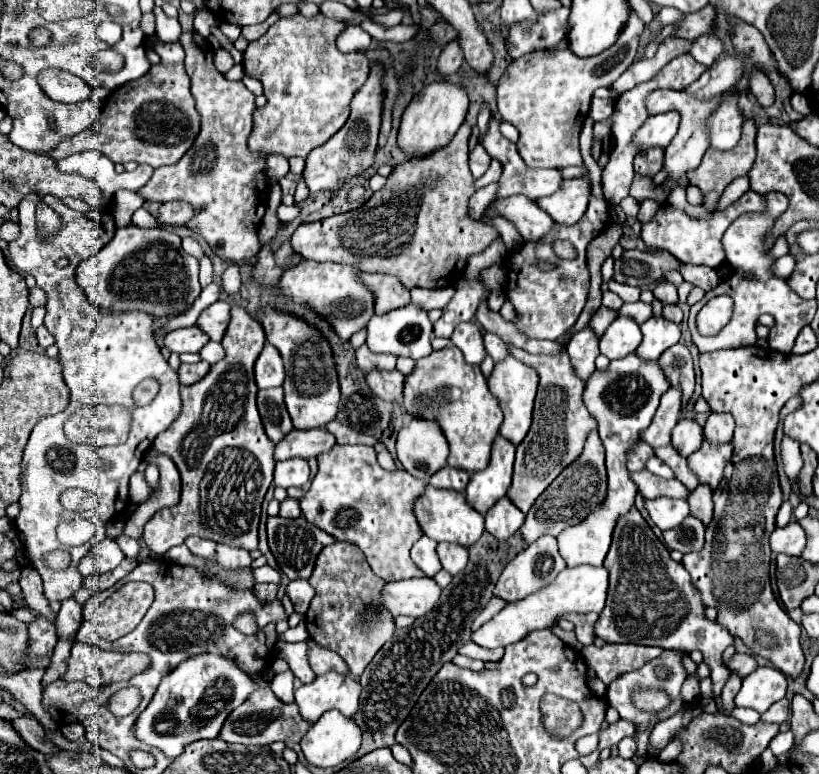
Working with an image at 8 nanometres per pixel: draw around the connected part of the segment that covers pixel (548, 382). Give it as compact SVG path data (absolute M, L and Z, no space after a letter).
M511 347L511 353L525 365L533 367L539 373L539 389L533 411L533 425L527 437L517 445L513 483L507 491L507 497L513 505L517 505L523 513L531 509L535 499L547 489L547 485L569 465L573 459L581 455L585 439L589 431L597 427L597 421L587 411L581 395L585 389L585 381L581 381L571 363L569 355L531 355L523 349Z

